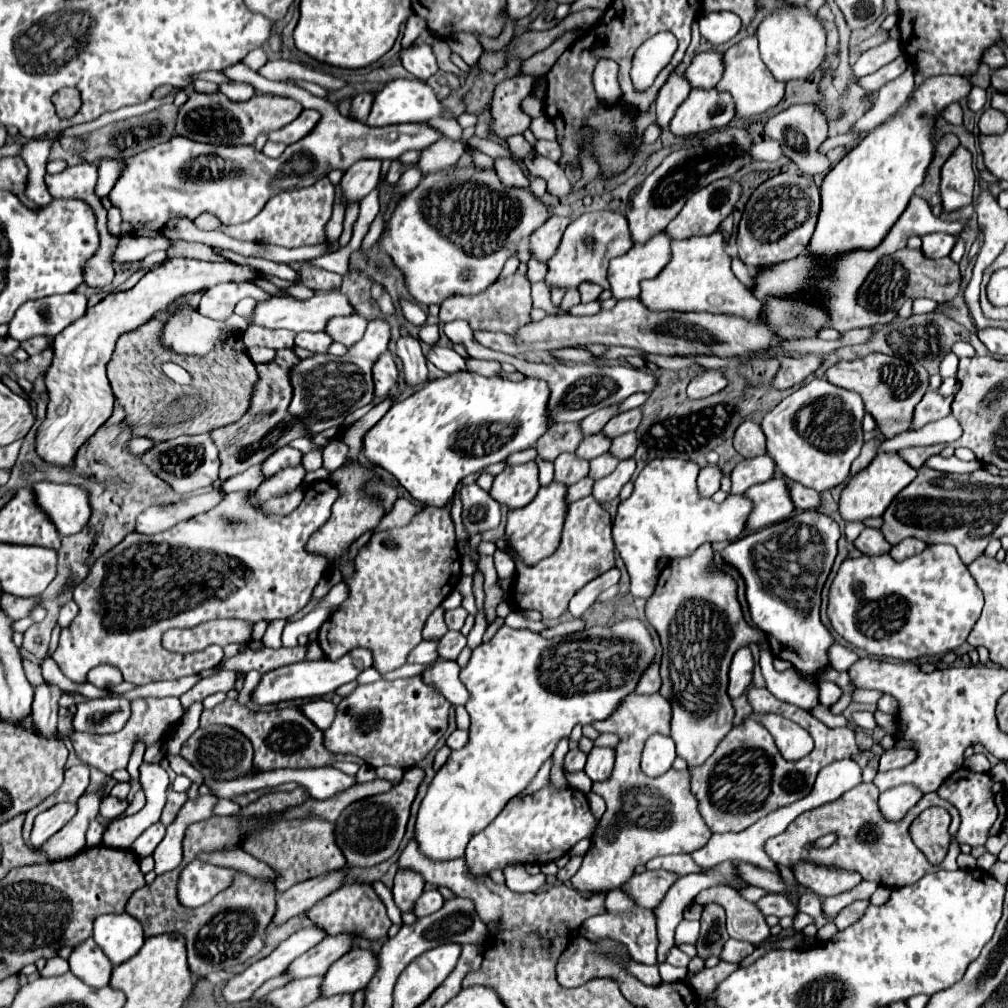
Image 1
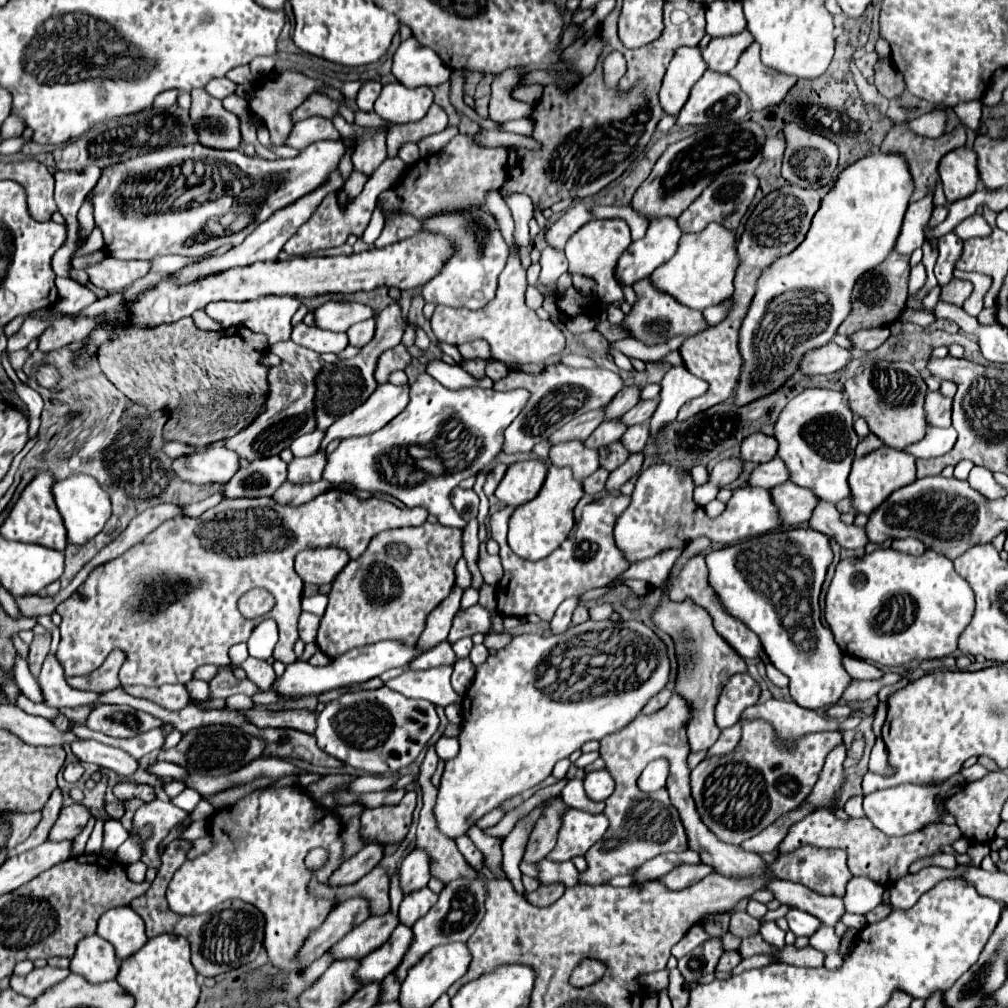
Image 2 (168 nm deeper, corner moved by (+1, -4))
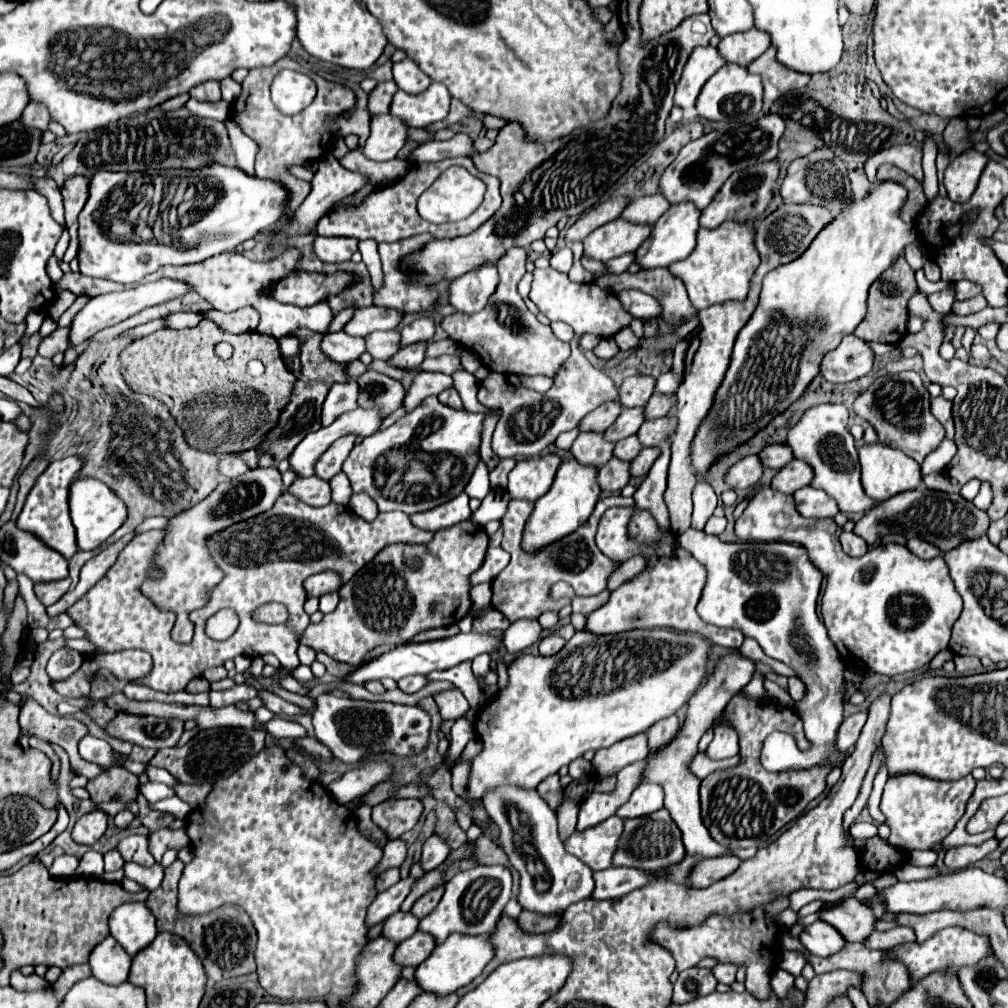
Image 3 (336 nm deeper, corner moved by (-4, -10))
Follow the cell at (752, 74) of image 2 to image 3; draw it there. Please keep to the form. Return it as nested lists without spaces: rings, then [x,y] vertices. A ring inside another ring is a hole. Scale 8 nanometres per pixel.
[[[767,48],[757,60],[753,60],[747,66],[747,72],[761,76],[763,80],[763,100],[765,102],[775,102],[779,100],[783,94],[803,88],[811,76],[803,76],[799,72],[791,72],[789,68],[783,68],[783,64],[779,64],[775,60],[775,48]]]

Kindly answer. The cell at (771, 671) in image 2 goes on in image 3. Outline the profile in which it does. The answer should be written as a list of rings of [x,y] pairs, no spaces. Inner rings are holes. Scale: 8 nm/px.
[[[797,677],[788,678],[787,691],[795,703],[799,702],[805,694],[805,685]]]

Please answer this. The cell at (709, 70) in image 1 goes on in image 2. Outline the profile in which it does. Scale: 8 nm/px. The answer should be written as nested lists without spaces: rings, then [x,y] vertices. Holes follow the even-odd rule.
[[[742,30],[734,36],[722,36],[712,38],[710,44],[702,50],[704,60],[708,62],[708,68],[714,72],[730,72],[738,58],[742,56],[742,50],[746,50],[754,42],[752,34],[748,30]]]

